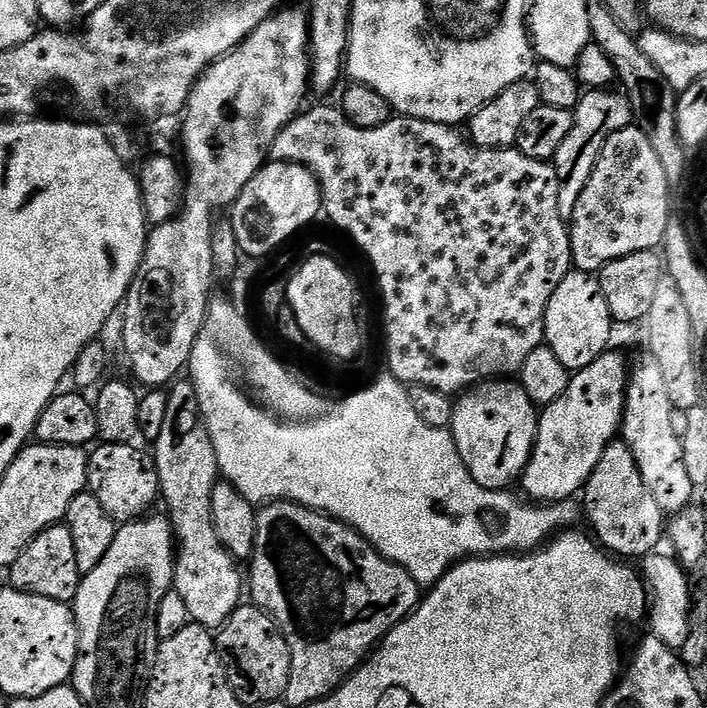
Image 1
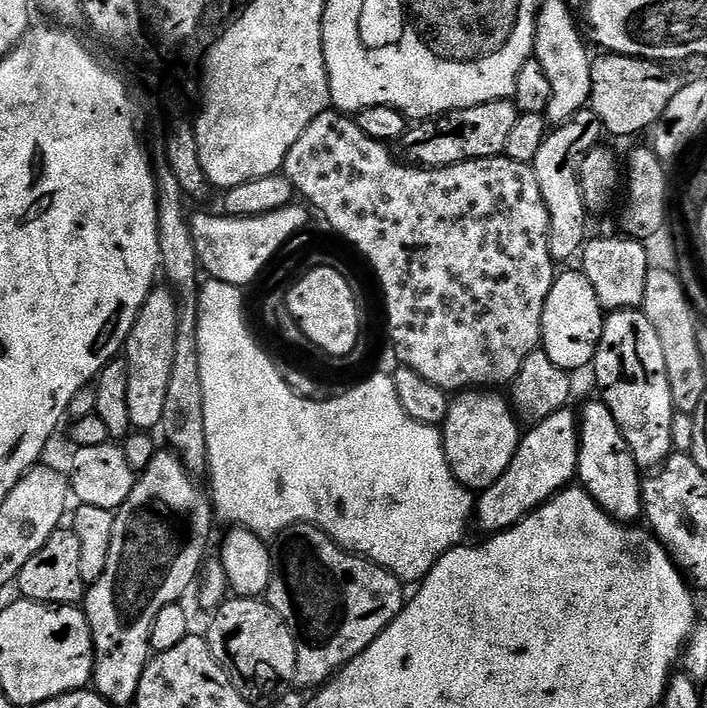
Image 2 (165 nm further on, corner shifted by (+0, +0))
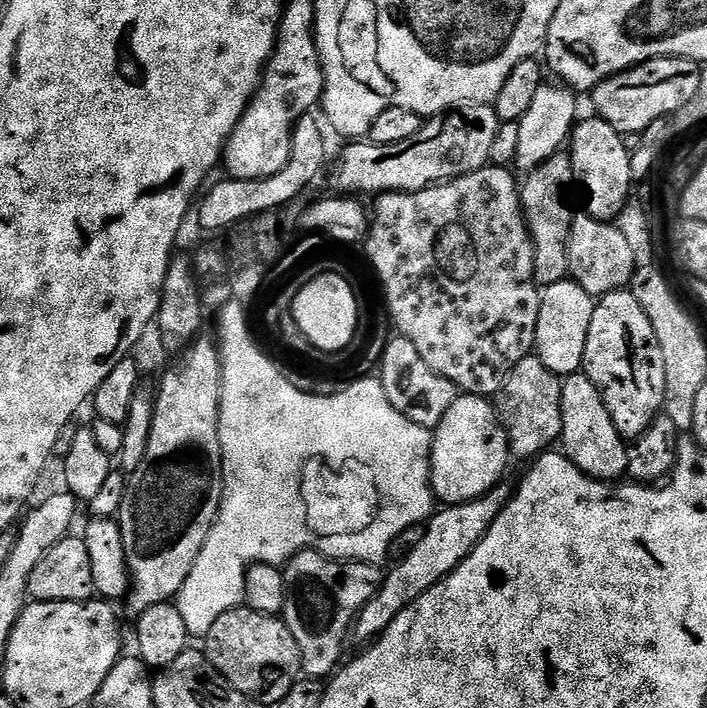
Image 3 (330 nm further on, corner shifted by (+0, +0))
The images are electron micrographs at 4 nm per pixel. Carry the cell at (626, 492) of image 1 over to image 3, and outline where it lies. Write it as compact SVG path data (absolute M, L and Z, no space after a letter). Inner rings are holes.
M583 371L563 377L562 434L559 443L569 462L593 480L616 482L627 473L629 445L618 434L610 418L610 410L606 410L606 402L602 394L598 394L598 386L594 386L594 382L590 382Z

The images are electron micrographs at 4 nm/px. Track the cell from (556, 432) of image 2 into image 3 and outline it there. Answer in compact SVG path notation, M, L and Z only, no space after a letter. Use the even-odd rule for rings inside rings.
M504 482L497 484L477 500L441 507L427 521L423 529L424 537L409 550L408 557L389 576L387 573L381 579L380 589L376 591L375 598L366 602L364 609L356 616L351 635L357 636L360 640L368 640L367 642L375 641L387 630L390 622L394 622L394 618L402 614L402 610L409 608L418 598L422 598L426 590L442 582L444 576L449 576L480 545L490 526L494 526L498 514L502 514L502 510L508 505L513 489L507 488L506 485Z

